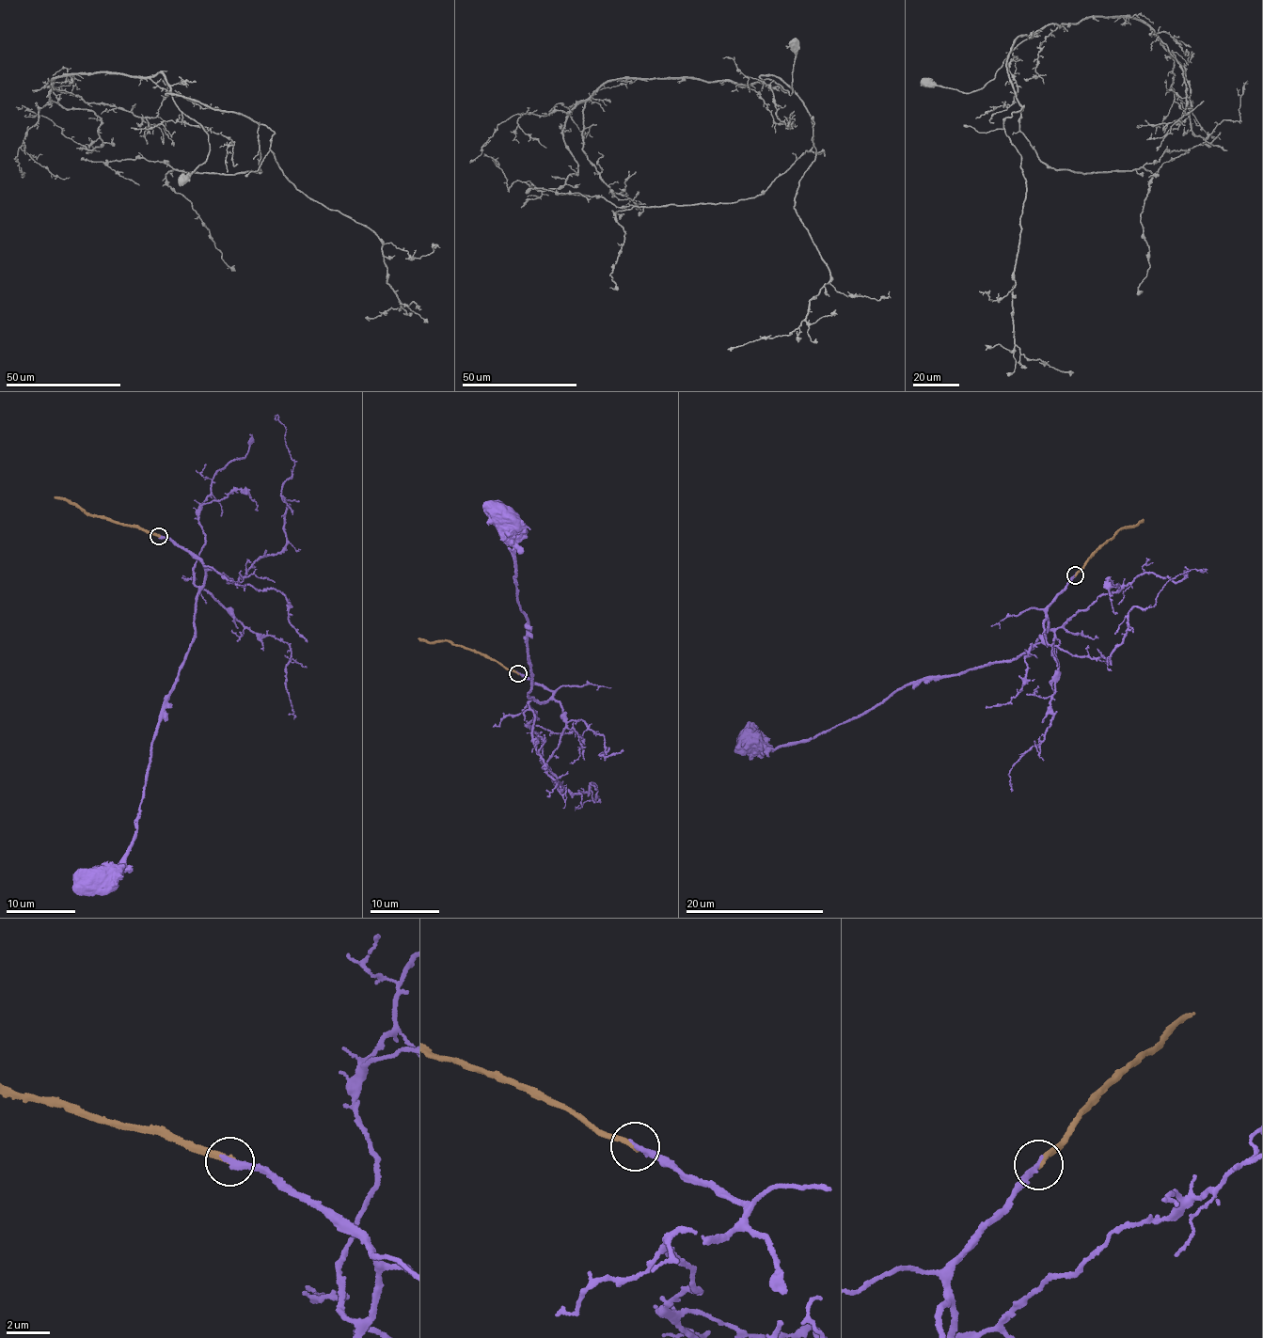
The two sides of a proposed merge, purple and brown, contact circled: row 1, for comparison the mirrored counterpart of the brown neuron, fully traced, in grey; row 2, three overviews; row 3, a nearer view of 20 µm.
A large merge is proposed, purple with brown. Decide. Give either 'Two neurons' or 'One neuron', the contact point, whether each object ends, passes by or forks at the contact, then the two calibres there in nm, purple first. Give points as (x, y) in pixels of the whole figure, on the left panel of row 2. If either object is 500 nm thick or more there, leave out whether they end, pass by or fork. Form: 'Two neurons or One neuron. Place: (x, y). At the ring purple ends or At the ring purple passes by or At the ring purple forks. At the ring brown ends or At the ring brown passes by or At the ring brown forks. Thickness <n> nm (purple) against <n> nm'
Two neurons. Place: (158, 536). At the ring purple ends. At the ring brown ends. Thickness 280 nm (purple) against 240 nm

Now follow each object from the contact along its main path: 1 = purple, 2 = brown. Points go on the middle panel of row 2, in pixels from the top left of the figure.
1: (518, 672), (553, 695), (542, 704), (528, 697), (532, 673), (528, 620), (517, 601), (510, 522)
2: (518, 672), (504, 668), (485, 655), (447, 641), (418, 639)

